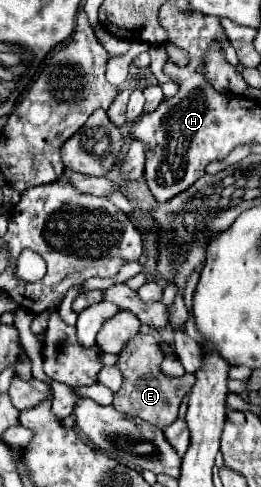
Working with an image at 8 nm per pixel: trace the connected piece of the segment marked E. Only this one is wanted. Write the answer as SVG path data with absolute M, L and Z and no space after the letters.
M140 333L138 337L134 337L120 353L118 359L118 367L124 375L124 383L122 389L116 393L114 397L114 407L130 417L140 417L144 421L148 421L150 425L156 425L158 429L164 429L166 425L170 425L176 419L178 407L182 403L182 397L186 393L190 393L192 385L194 385L194 375L186 373L184 377L166 377L160 373L160 363L162 363L162 349L160 345L154 341L152 335L144 335Z

